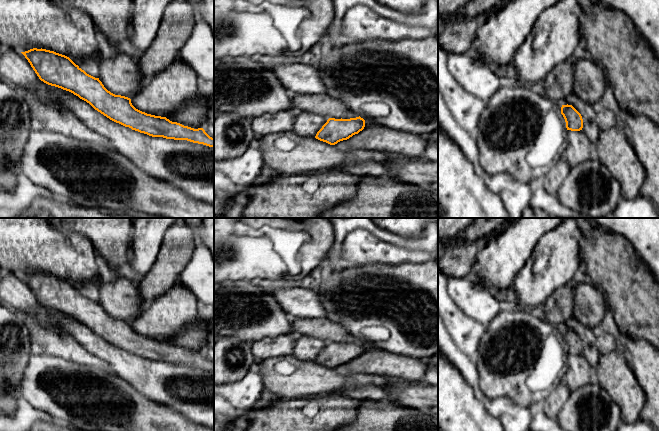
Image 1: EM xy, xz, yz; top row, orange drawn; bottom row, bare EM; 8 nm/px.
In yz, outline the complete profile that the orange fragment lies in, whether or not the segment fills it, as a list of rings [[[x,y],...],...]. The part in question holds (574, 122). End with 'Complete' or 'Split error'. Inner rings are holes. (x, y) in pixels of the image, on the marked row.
[[[562,105],[561,114],[563,115],[567,130],[580,131],[583,128],[581,114],[572,105]]]. Complete

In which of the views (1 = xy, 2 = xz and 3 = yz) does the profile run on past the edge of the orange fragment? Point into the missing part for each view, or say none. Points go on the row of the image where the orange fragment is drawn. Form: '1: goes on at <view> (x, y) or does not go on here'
1: does not go on here
2: does not go on here
3: does not go on here

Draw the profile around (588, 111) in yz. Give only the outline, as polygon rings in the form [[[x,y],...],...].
[[[574,91],[565,96],[563,105],[567,104],[572,105],[581,114],[583,119],[582,131],[592,144],[596,144],[600,135],[600,129],[595,119],[597,107],[580,99]]]

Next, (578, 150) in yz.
[[[567,130],[567,141],[568,145],[564,152],[564,157],[570,168],[590,158],[592,143],[582,130]]]

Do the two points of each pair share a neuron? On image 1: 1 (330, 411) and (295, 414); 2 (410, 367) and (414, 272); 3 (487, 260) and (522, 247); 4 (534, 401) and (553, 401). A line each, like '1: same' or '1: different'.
1: same
2: different
3: same
4: different

